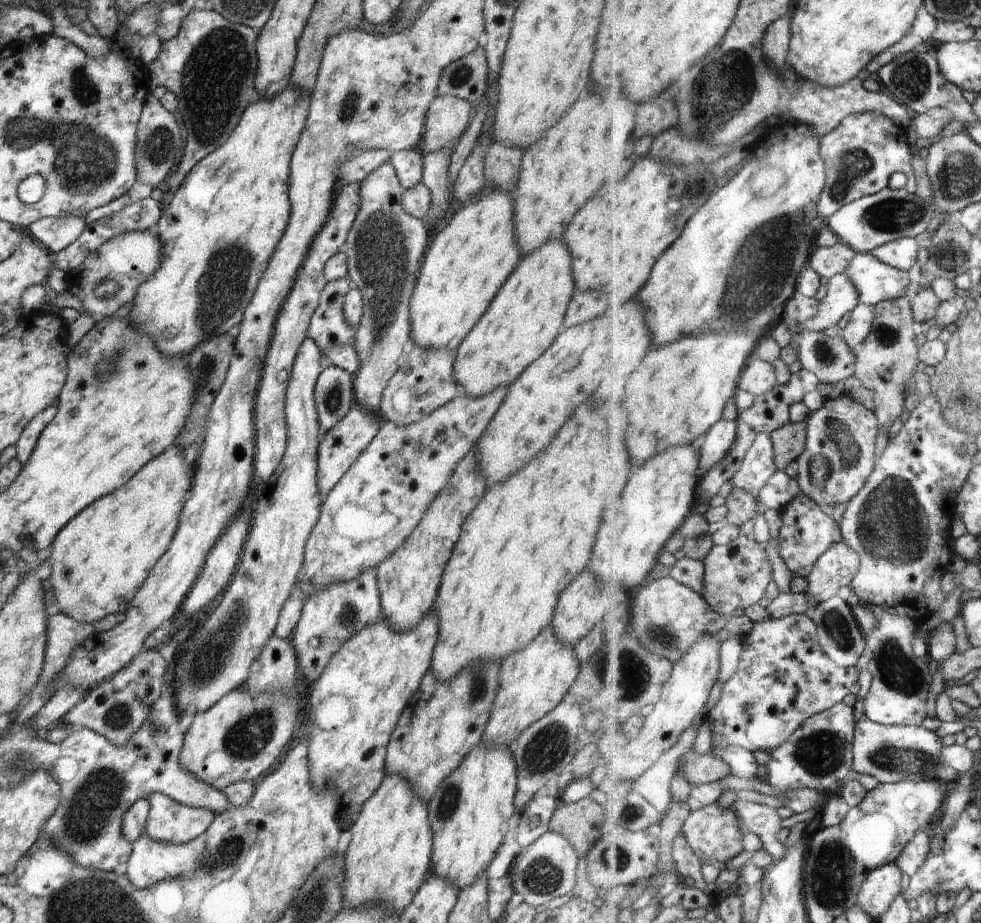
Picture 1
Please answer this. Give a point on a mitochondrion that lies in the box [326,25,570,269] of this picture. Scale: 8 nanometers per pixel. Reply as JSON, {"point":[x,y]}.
{"point":[353,102]}

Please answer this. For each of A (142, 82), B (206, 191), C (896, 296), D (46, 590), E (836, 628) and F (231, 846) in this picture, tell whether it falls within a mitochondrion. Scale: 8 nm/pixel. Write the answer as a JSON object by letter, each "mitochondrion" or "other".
{"A":"other","B":"other","C":"other","D":"other","E":"mitochondrion","F":"mitochondrion"}

